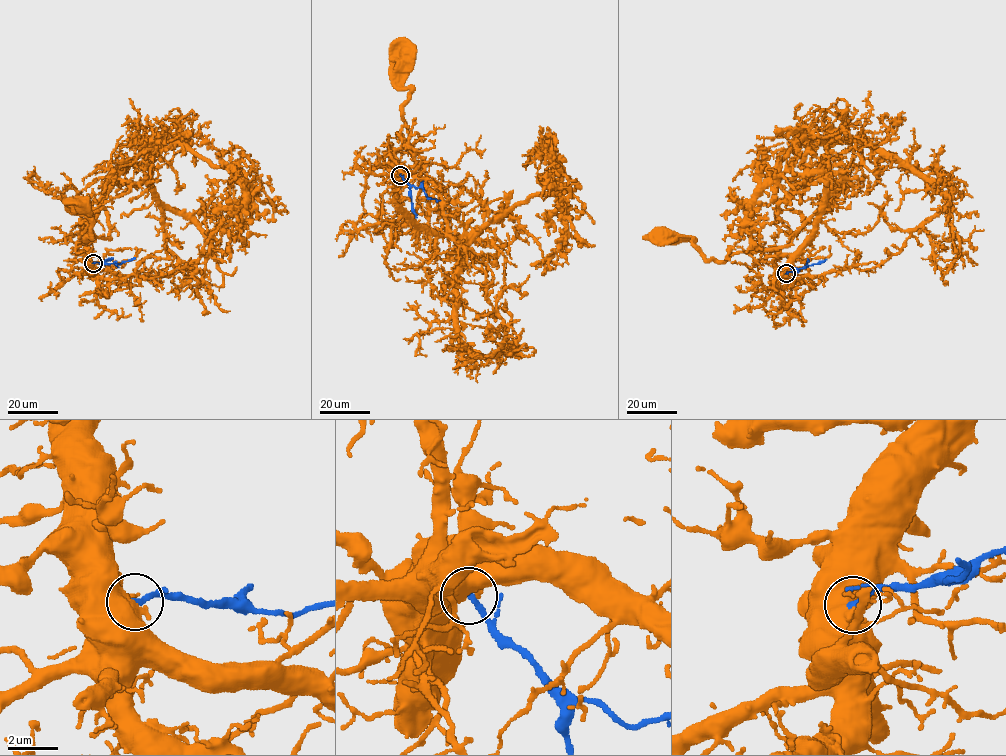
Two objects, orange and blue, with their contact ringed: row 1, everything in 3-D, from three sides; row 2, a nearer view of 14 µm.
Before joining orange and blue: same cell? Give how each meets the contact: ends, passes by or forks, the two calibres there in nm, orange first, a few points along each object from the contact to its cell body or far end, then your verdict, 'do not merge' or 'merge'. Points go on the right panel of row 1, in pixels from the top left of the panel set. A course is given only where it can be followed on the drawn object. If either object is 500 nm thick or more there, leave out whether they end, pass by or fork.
calibres 750 and 260 nm; course orange (786, 273), (818, 212), (788, 244), (720, 261), (707, 259), (690, 236), (657, 235); course blue (786, 273), (803, 268), (807, 259); do not merge

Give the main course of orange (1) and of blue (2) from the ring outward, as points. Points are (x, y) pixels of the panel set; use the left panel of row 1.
1: (92, 262), (91, 225), (101, 208), (110, 228), (110, 237), (87, 240), (91, 221), (83, 204)
2: (93, 262), (120, 264), (135, 258)

